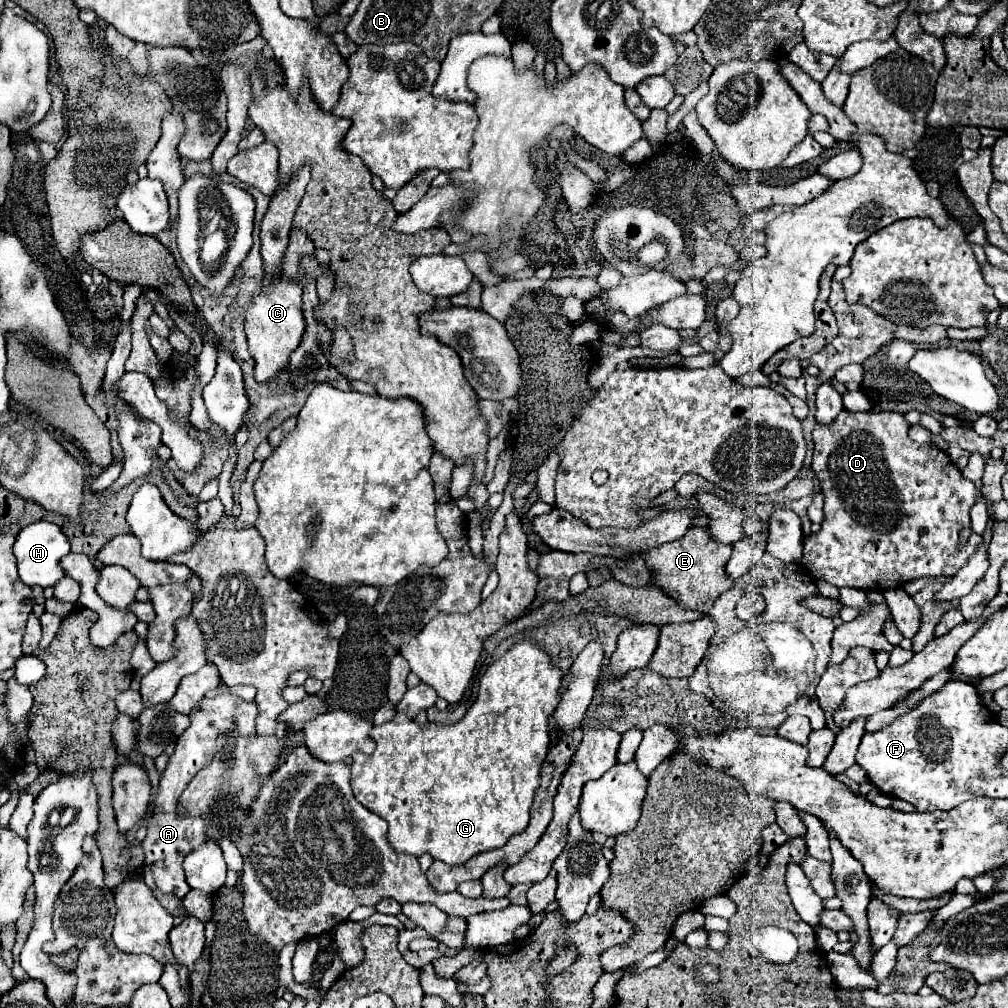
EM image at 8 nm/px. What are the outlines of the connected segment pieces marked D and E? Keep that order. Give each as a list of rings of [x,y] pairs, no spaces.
[[[842,410],[830,424],[816,424],[816,428],[812,430],[812,440],[814,440],[814,458],[812,458],[812,472],[816,474],[816,478],[820,480],[820,488],[824,494],[824,524],[822,530],[816,534],[810,534],[804,540],[804,556],[802,556],[802,566],[816,578],[816,580],[824,580],[836,588],[848,586],[848,588],[858,588],[858,590],[874,590],[874,592],[886,592],[890,588],[898,588],[904,586],[910,580],[916,578],[924,578],[924,576],[954,576],[954,572],[958,572],[958,568],[962,568],[962,564],[966,564],[970,552],[974,552],[974,548],[982,542],[982,536],[978,534],[970,534],[968,538],[968,548],[958,548],[958,536],[960,530],[970,528],[970,508],[976,502],[976,488],[974,482],[964,478],[962,472],[956,468],[956,464],[948,458],[948,454],[944,450],[938,450],[932,444],[916,444],[908,438],[908,430],[910,424],[906,422],[904,414],[900,412],[850,412],[850,410]]]
[[[692,526],[680,540],[648,550],[648,554],[644,554],[644,560],[648,568],[656,572],[654,584],[660,586],[668,596],[686,608],[708,612],[714,600],[734,586],[734,580],[726,574],[730,552],[732,544],[714,540],[706,532],[706,526]]]

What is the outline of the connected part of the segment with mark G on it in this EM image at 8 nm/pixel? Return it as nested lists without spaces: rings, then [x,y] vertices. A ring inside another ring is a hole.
[[[520,640],[516,642],[500,660],[496,660],[494,664],[490,664],[484,672],[484,676],[480,678],[480,688],[478,688],[478,698],[476,702],[470,706],[470,710],[454,724],[434,724],[428,722],[426,726],[420,726],[416,720],[410,720],[406,714],[396,712],[396,716],[380,726],[374,726],[370,732],[370,738],[376,742],[376,750],[374,754],[366,755],[362,752],[354,752],[352,754],[351,768],[351,788],[354,790],[354,796],[360,800],[362,806],[366,806],[368,810],[372,810],[374,814],[378,814],[380,818],[384,818],[388,822],[388,840],[390,844],[404,854],[412,854],[412,856],[422,856],[424,852],[432,854],[438,860],[444,860],[446,864],[464,864],[466,860],[470,860],[474,854],[478,852],[488,852],[494,848],[502,848],[514,834],[520,834],[526,830],[528,824],[528,812],[532,806],[532,798],[534,792],[538,788],[538,780],[540,780],[540,766],[542,760],[548,752],[550,746],[550,732],[548,732],[548,720],[554,714],[554,708],[558,706],[558,700],[562,696],[562,688],[564,688],[564,674],[562,670],[554,664],[552,656],[548,652],[544,652],[538,642],[534,640]]]

